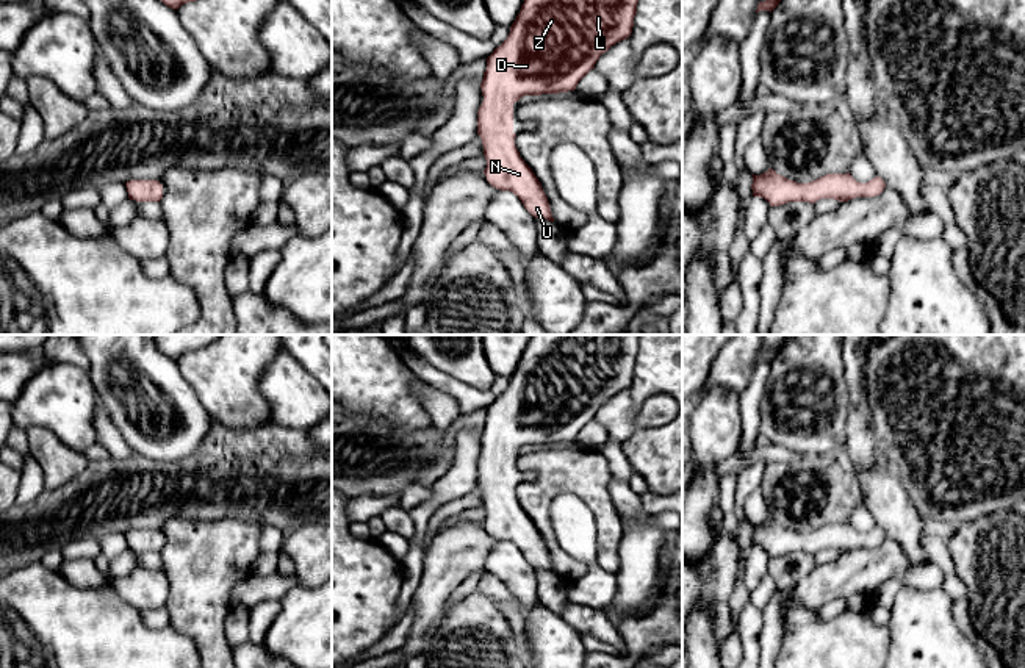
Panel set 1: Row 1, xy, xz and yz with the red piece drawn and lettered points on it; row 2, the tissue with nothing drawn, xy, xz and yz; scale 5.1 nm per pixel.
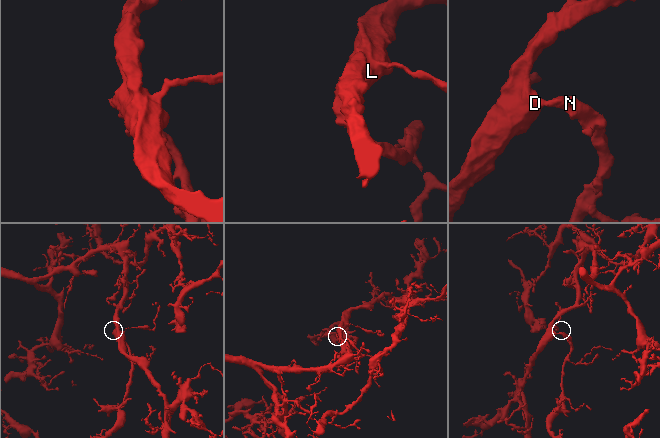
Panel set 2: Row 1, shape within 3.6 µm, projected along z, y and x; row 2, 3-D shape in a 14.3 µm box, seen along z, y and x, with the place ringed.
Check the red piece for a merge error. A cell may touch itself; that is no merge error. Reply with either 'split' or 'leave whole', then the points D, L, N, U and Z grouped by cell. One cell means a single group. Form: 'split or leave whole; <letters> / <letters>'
leave whole; D L N U Z

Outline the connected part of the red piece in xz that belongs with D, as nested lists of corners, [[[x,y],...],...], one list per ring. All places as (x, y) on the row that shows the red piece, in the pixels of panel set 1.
[[[524,0],[507,39],[487,58],[487,69],[480,83],[484,102],[477,111],[477,135],[482,139],[487,160],[484,174],[493,188],[513,192],[534,217],[554,222],[541,183],[520,156],[515,145],[513,103],[524,95],[574,91],[577,83],[595,69],[602,53],[631,36],[637,3],[638,0]]]

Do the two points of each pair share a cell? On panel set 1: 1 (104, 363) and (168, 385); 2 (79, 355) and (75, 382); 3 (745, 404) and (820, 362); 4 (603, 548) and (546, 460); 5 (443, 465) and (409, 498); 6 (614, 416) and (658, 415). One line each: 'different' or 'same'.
1: same
2: different
3: different
4: same
5: different
6: same

